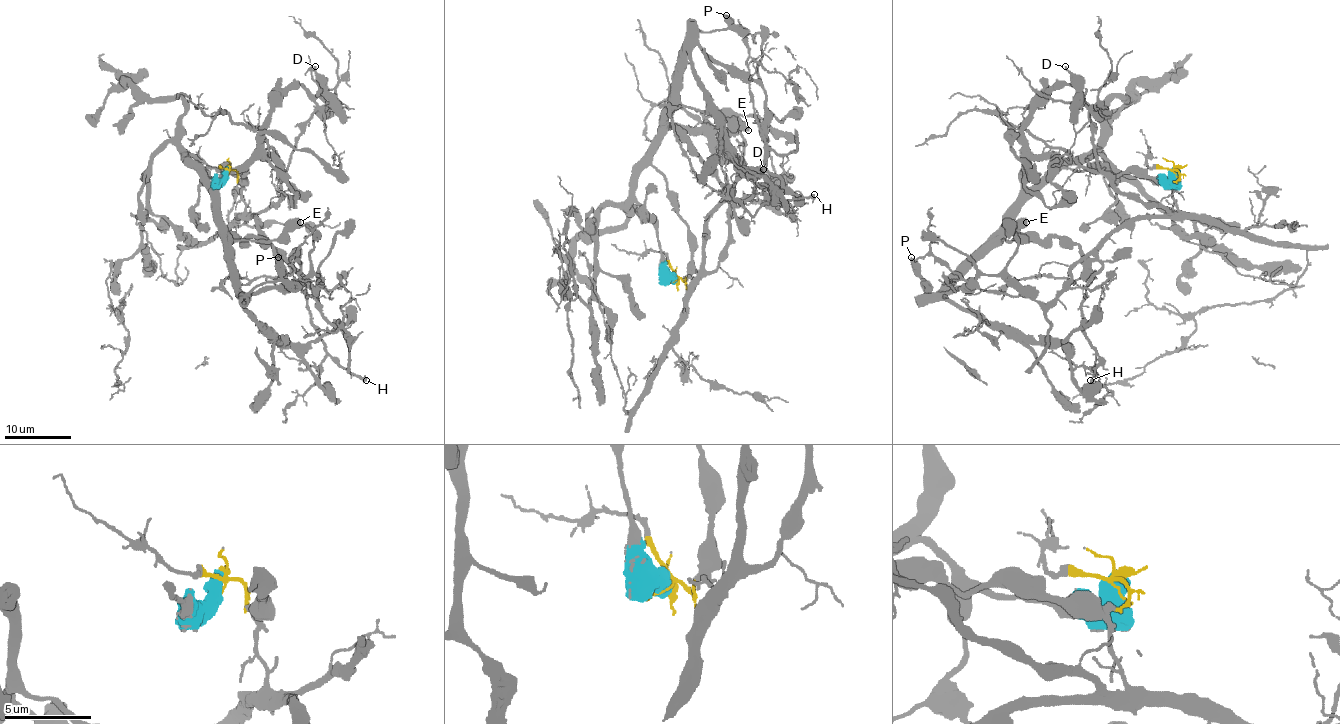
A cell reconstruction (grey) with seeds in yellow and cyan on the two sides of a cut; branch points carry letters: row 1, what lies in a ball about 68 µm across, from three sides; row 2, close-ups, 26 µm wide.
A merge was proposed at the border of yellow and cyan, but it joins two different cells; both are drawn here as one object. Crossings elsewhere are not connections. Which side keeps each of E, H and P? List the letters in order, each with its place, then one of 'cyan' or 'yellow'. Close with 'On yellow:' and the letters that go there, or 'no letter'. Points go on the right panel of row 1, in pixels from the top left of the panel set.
E: at (1026, 222); cyan
H: at (1090, 380); yellow
P: at (911, 257); cyan
On yellow: H

